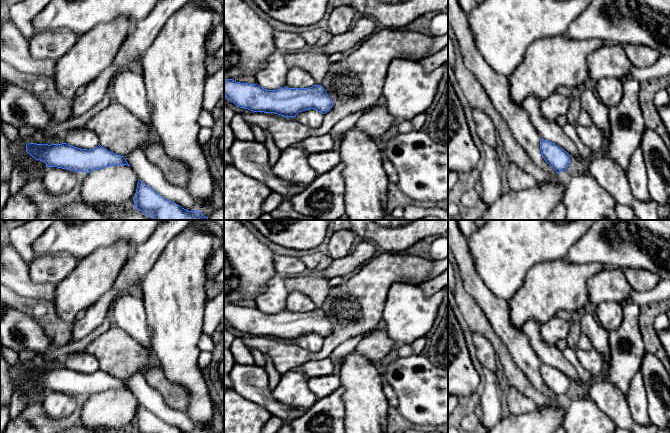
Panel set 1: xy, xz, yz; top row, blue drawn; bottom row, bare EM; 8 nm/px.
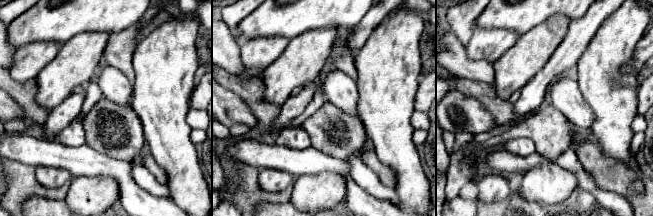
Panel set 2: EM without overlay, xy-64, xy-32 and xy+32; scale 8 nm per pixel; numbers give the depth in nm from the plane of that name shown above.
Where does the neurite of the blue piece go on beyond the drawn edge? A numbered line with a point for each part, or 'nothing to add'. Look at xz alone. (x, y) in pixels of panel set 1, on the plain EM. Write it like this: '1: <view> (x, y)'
nothing to add

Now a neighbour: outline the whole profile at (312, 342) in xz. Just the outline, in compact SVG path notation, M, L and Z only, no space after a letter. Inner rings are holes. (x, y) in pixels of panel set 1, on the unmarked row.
M309 333L299 336L295 341L302 348L314 353L319 352L323 346L323 338L316 335L315 333Z

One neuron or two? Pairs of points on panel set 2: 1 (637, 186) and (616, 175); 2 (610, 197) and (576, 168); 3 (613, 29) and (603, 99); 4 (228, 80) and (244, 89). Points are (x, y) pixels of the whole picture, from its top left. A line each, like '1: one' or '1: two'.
1: two
2: one
3: one
4: one

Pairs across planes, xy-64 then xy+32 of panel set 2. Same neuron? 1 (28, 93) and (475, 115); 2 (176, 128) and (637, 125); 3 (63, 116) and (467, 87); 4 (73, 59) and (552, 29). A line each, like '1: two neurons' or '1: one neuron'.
1: two neurons
2: two neurons
3: two neurons
4: one neuron

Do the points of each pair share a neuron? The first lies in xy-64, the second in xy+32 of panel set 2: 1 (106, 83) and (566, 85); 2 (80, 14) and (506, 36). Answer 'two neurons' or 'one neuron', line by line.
1: one neuron
2: two neurons

